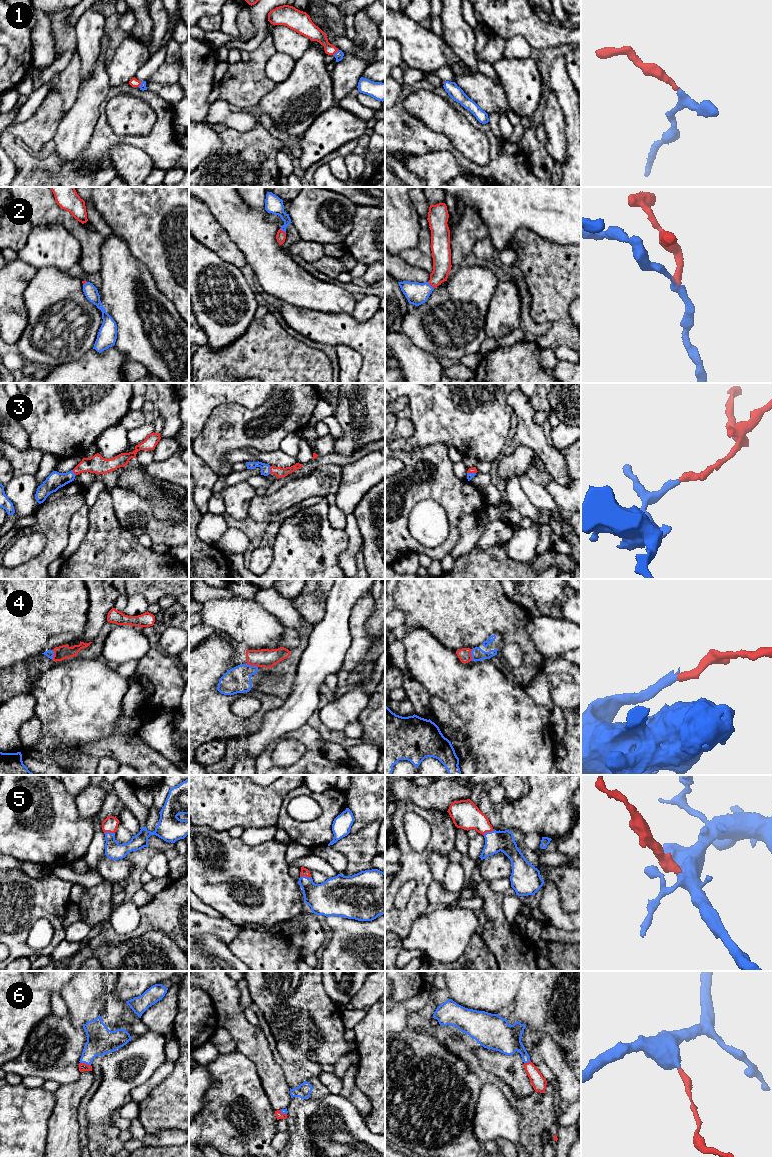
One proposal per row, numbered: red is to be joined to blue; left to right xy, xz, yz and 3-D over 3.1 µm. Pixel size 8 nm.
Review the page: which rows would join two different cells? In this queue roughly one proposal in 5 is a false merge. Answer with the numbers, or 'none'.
4

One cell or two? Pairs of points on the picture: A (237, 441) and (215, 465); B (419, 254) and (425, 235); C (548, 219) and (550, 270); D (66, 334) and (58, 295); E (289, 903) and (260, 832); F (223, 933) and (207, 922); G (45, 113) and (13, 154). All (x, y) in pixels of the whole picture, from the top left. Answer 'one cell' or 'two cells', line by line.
A: one cell
B: one cell
C: two cells
D: one cell
E: two cells
F: one cell
G: one cell

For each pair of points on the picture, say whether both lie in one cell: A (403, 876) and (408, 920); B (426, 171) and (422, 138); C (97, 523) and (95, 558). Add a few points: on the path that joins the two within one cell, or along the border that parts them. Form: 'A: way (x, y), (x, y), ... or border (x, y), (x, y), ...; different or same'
A: way (417, 879), (419, 881), (419, 901), (417, 906); same
B: border (447, 150), (437, 150), (422, 155), (410, 155); different
C: way (97, 532), (97, 549); same

